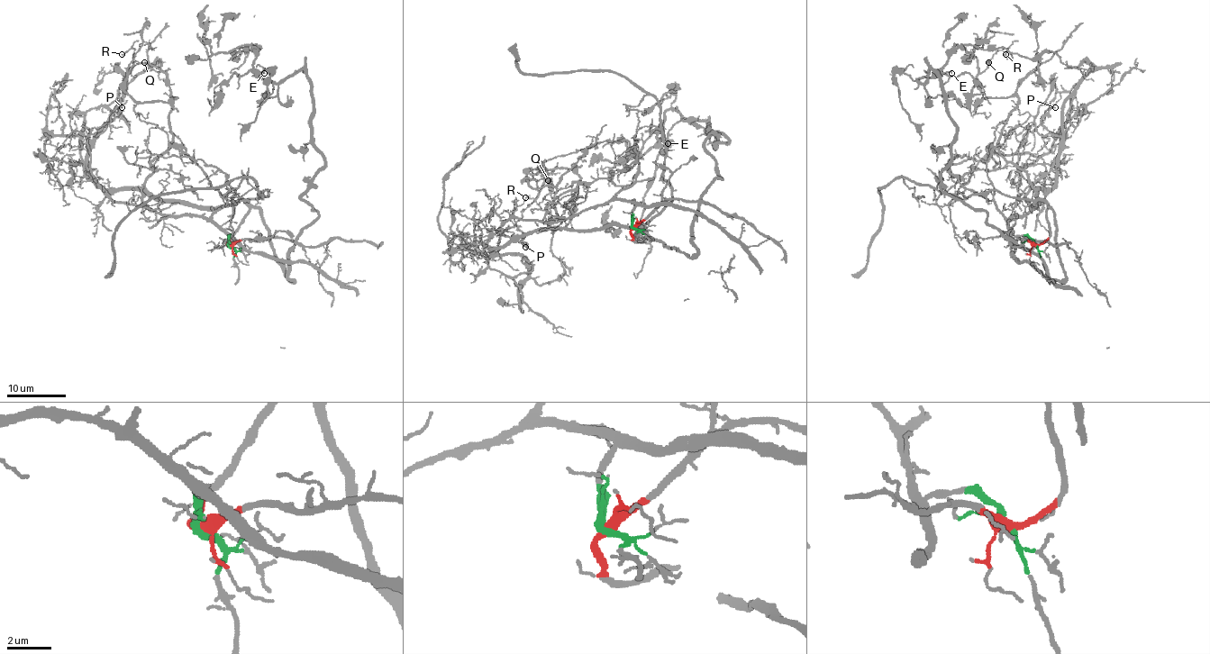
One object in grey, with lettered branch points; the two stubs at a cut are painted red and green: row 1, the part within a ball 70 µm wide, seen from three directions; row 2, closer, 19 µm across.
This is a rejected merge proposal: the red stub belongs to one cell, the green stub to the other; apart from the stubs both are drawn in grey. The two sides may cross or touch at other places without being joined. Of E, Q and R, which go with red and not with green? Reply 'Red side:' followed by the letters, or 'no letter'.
Red side: E, Q, R

